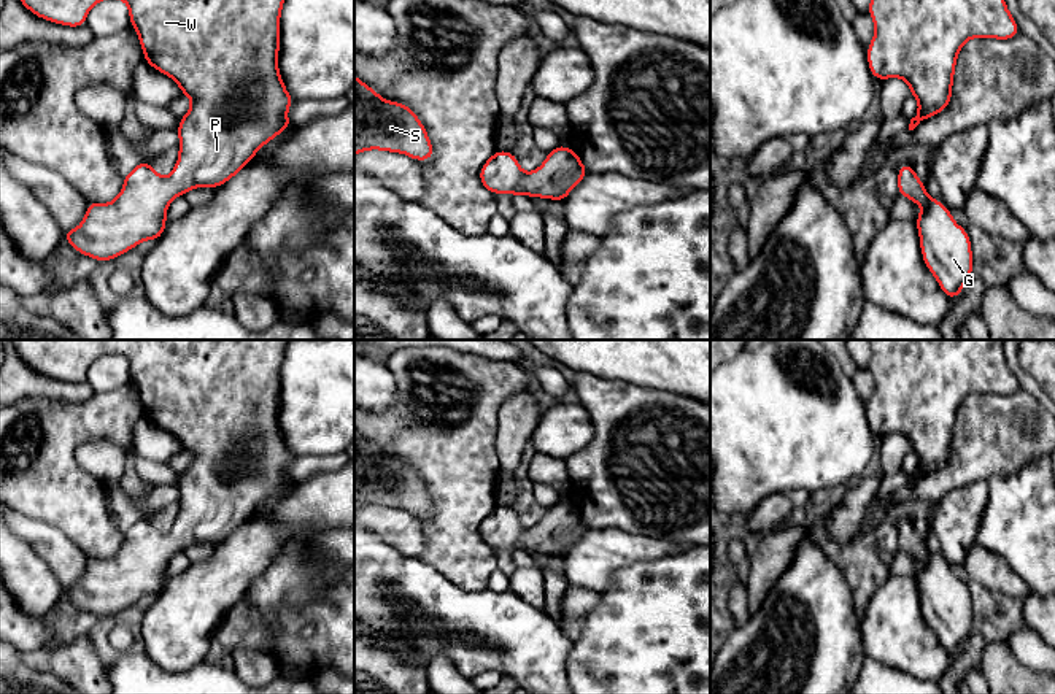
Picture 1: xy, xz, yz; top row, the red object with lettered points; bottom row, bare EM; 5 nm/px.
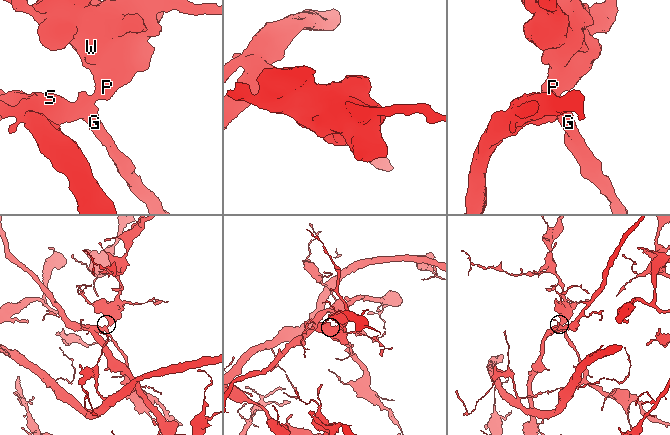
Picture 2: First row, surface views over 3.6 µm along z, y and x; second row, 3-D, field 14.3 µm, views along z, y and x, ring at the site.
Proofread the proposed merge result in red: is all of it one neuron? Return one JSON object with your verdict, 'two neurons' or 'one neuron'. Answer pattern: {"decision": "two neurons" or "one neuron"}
{"decision": "one neuron"}

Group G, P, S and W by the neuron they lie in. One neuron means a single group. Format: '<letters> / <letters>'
G P S W

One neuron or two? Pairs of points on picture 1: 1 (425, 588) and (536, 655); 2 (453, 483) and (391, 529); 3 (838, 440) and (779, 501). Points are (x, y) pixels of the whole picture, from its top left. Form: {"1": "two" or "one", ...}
{"1": "one", "2": "two", "3": "two"}

